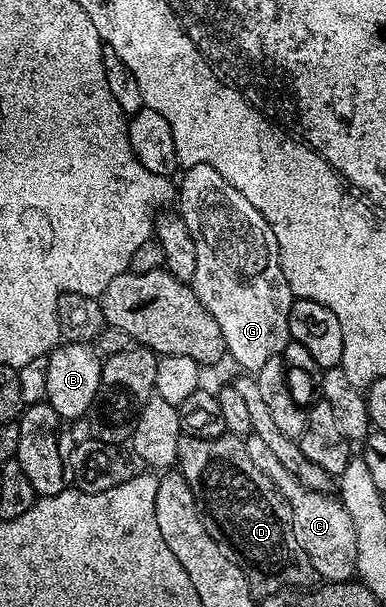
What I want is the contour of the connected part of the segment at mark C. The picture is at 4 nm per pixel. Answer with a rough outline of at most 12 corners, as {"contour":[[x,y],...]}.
{"contour":[[264,439],[252,463],[288,503],[296,543],[326,583],[358,567],[356,527],[337,496],[300,484]]}

